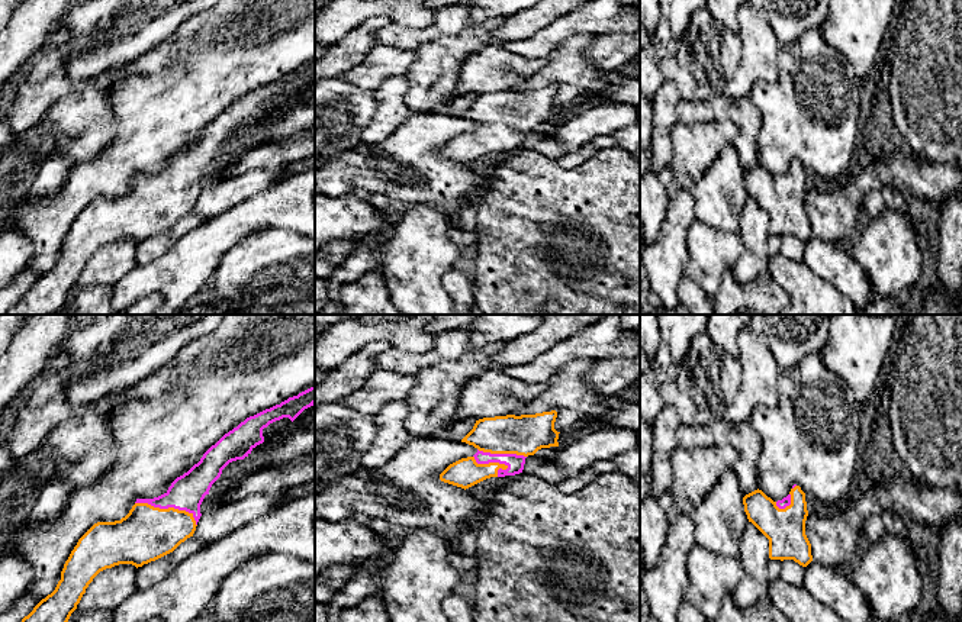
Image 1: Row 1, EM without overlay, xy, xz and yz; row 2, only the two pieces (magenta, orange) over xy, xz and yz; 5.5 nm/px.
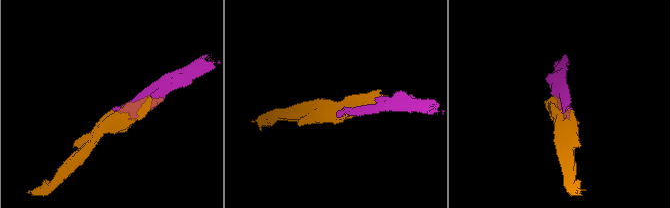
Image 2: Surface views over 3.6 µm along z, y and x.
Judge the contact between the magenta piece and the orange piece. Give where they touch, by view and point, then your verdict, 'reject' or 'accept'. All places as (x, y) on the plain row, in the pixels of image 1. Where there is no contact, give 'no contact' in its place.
xy (169, 181) | accept

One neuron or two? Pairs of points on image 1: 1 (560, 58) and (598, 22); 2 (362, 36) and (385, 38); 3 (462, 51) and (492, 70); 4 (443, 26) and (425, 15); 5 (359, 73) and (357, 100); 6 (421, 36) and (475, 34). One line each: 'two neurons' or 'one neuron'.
1: two neurons
2: two neurons
3: two neurons
4: two neurons
5: two neurons
6: two neurons

